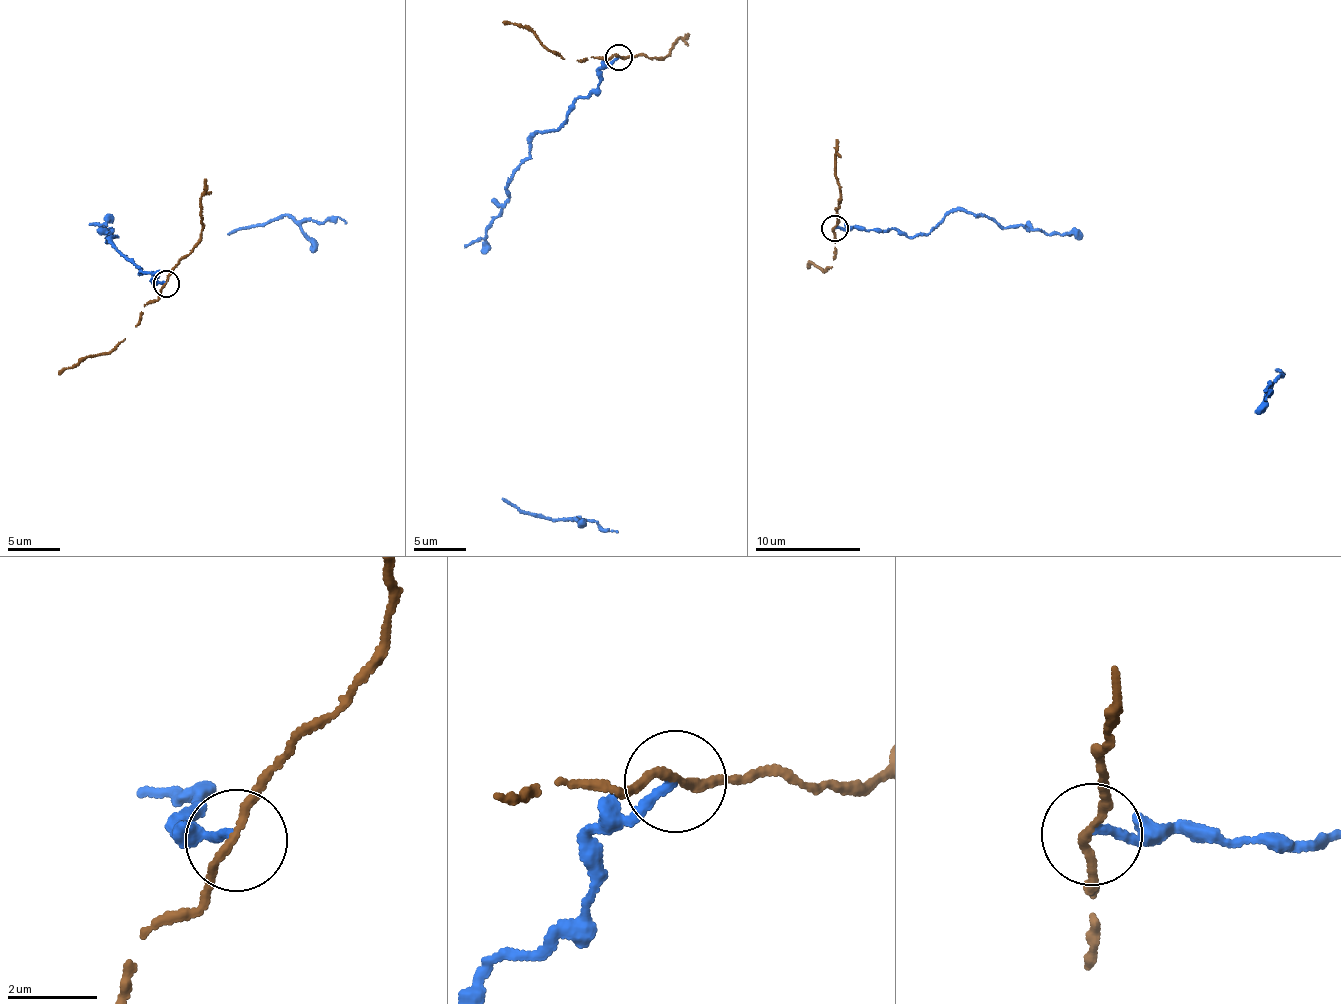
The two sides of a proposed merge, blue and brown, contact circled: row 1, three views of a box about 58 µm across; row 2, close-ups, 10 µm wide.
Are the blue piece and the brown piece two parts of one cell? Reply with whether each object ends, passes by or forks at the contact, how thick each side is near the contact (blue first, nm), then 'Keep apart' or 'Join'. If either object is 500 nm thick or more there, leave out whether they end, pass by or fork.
At the ring blue ends. At the ring brown passes by. Thickness 180 nm (blue) against 160 nm. Keep apart

